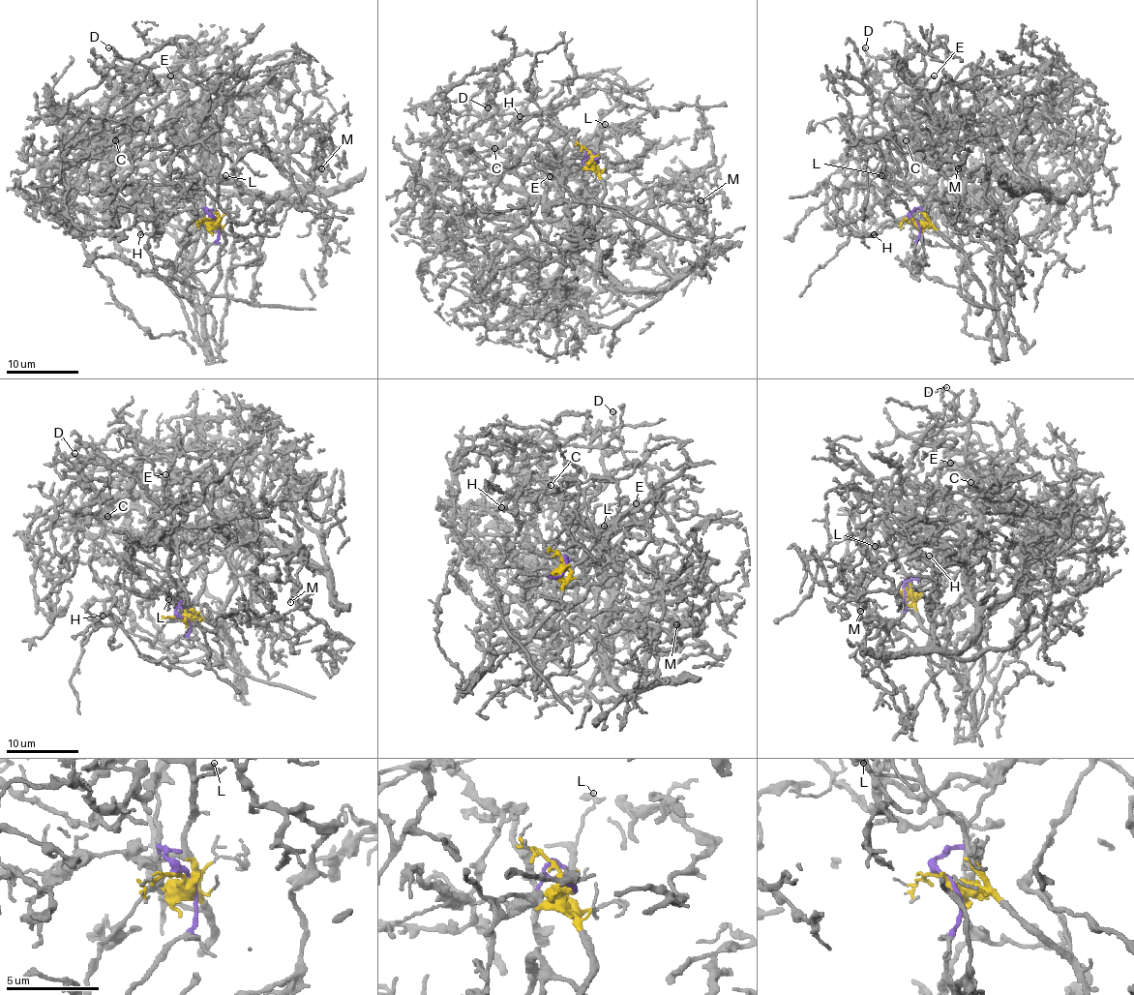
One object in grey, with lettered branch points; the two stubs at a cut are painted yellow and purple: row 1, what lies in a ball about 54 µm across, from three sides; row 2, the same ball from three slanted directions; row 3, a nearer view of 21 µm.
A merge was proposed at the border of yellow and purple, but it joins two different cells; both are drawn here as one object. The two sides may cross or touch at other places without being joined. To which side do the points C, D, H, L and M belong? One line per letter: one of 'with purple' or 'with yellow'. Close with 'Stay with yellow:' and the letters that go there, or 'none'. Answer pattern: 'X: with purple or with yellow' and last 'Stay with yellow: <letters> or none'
C: with purple
D: with yellow
H: with purple
L: with yellow
M: with purple
Stay with yellow: D, L

